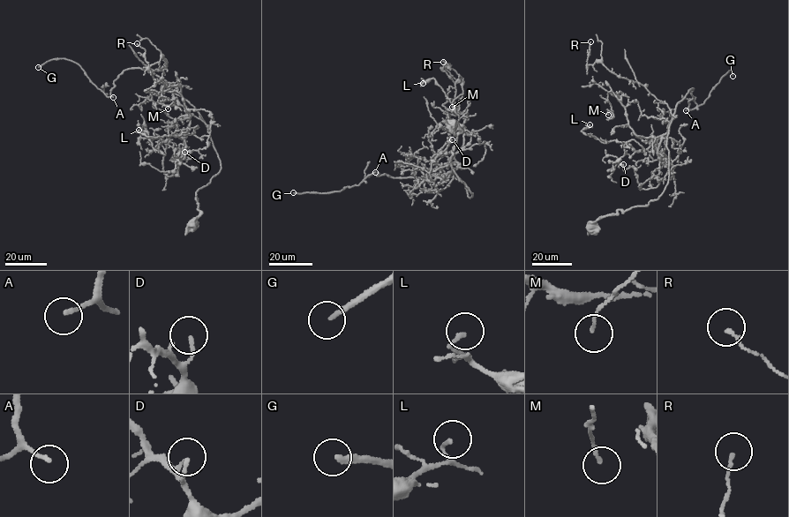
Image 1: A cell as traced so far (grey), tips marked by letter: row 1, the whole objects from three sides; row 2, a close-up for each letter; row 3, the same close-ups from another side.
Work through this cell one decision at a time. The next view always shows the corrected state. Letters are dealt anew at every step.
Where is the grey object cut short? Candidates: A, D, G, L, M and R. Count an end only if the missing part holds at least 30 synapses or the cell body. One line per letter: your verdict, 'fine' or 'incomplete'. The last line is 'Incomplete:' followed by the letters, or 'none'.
A: incomplete
D: fine
G: incomplete
L: fine
M: fine
R: fine
Incomplete: A, G

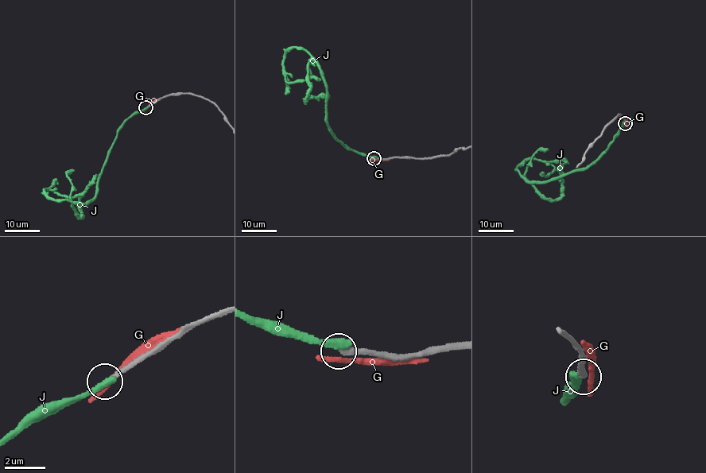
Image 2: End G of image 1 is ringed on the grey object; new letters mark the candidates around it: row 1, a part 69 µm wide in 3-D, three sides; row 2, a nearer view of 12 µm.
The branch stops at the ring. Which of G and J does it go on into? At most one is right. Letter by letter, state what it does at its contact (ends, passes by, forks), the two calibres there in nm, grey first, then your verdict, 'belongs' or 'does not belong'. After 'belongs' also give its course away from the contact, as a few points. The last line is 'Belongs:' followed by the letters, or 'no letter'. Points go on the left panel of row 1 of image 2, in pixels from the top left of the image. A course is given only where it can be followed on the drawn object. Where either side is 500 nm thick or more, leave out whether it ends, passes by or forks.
G: it passes by; calibres 280 and 200 nm; does not belong
J: it ends; calibres 240 and 400 nm; does not belong
Belongs: no letter

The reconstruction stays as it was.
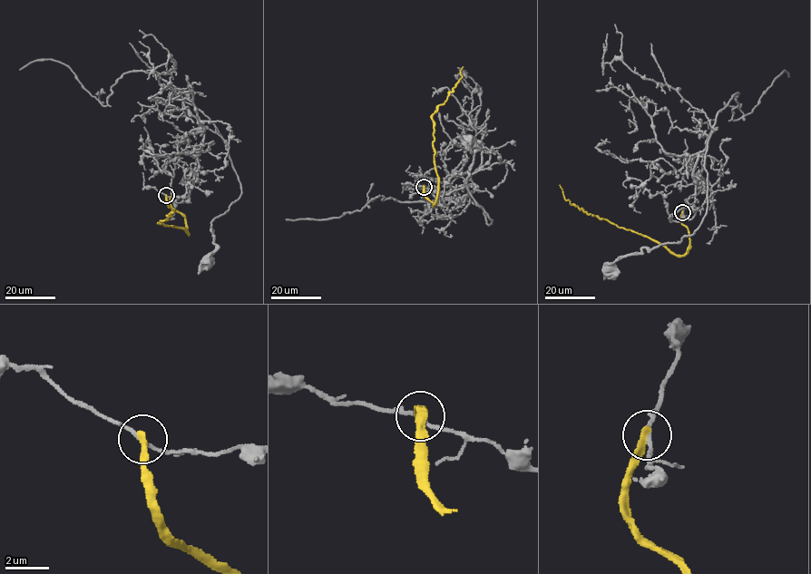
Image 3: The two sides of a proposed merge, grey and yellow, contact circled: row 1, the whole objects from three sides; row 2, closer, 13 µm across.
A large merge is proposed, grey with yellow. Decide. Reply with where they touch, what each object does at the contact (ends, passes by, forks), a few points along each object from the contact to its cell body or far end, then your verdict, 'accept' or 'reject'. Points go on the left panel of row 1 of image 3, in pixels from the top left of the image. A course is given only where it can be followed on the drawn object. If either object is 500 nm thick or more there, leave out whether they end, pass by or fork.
place (166, 195); grey passes by; yellow ends; course grey (166, 195), (190, 195), (198, 166), (203, 132), (188, 102), (222, 139), (241, 191), (211, 221), (210, 259); course yellow (166, 195), (167, 205), (184, 217), (188, 235), (184, 229), (158, 223), (167, 219), (174, 209), (170, 196); reject

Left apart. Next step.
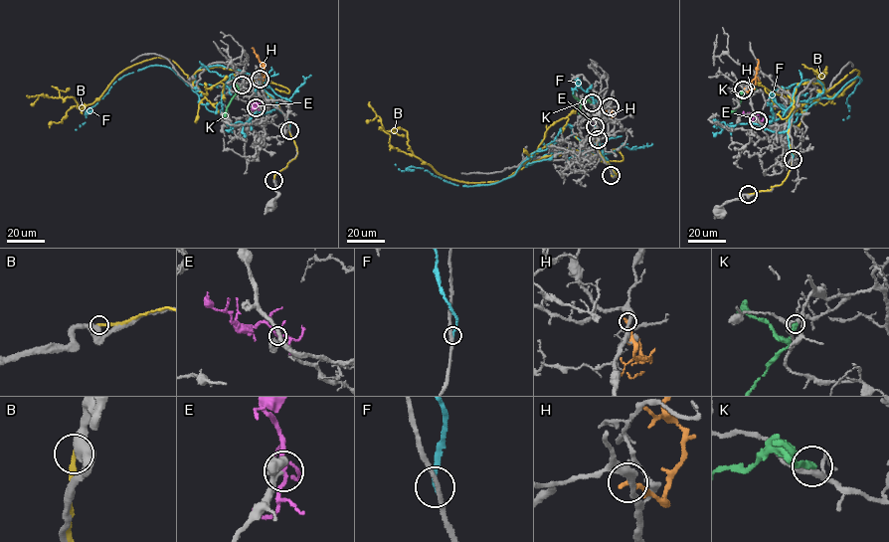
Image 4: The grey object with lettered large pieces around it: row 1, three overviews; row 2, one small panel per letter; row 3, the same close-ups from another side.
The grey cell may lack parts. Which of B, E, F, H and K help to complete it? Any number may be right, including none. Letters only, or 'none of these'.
E

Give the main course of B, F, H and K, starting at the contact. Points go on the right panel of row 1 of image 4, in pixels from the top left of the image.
B: (748, 194), (787, 177), (798, 84), (827, 90), (859, 73), (832, 97), (817, 80), (824, 77), (801, 64)
F: (793, 159), (789, 124), (796, 88), (803, 80), (821, 84), (820, 96), (828, 98), (861, 79), (842, 119)
H: (743, 88), (749, 91), (757, 73), (757, 59)
K: (743, 90), (737, 107), (726, 114)

